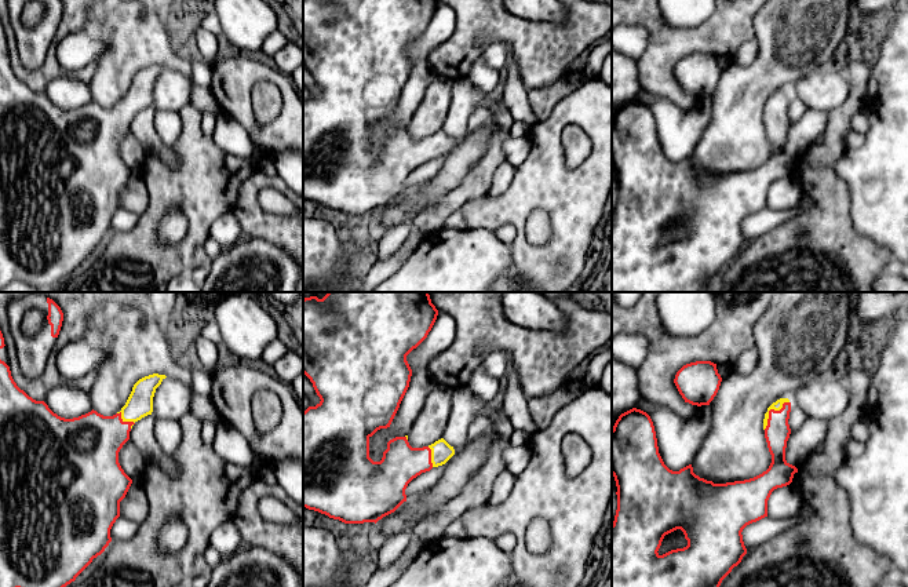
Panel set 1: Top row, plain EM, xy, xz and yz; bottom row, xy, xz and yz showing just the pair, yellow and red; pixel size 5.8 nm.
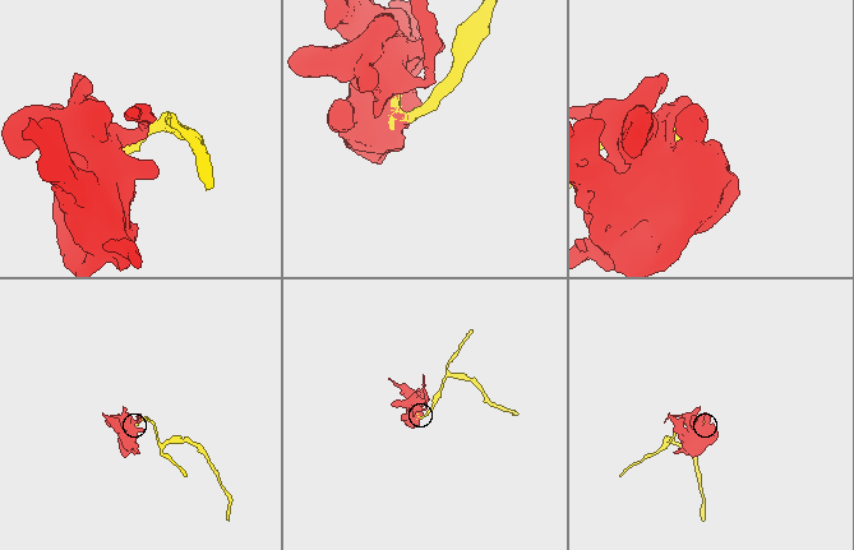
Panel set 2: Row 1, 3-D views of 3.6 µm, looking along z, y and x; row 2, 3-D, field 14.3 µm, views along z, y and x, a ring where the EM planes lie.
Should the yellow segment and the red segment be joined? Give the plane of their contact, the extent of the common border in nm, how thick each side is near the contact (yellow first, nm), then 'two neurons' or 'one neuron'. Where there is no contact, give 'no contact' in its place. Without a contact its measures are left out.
yz | 220 nm | 60/150 nm | one neuron

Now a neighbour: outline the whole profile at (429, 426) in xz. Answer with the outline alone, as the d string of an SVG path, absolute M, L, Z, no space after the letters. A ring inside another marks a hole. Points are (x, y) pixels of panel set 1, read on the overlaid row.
M438 384L426 398L424 405L408 433L412 448L423 448L441 440L452 411L455 389Z

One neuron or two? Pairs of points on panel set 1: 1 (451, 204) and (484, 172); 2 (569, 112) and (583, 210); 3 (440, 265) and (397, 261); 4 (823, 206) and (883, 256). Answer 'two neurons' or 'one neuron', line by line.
1: one neuron
2: one neuron
3: two neurons
4: one neuron

